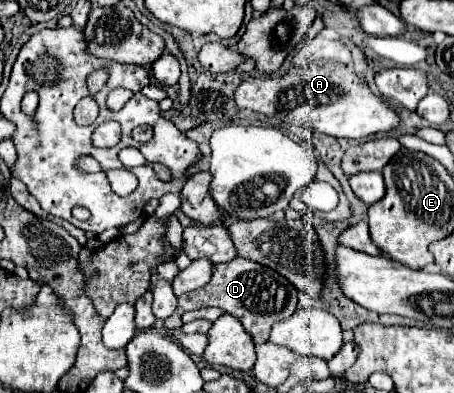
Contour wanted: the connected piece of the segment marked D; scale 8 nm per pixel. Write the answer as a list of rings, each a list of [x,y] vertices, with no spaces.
[[[234,258],[232,262],[214,266],[214,276],[212,276],[210,284],[206,284],[194,292],[182,294],[178,298],[176,312],[164,322],[164,328],[168,328],[168,330],[180,328],[182,326],[180,316],[184,312],[208,308],[208,306],[218,306],[224,312],[234,314],[244,324],[244,328],[252,334],[254,342],[262,344],[262,342],[268,342],[272,324],[276,324],[284,318],[290,318],[294,314],[294,310],[298,308],[298,290],[272,268],[266,268],[248,258]]]

